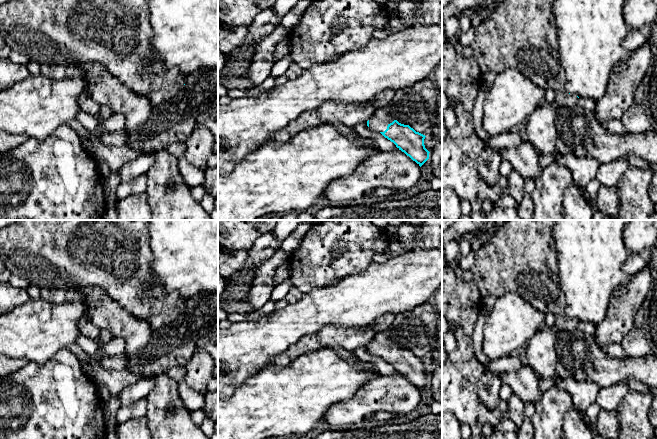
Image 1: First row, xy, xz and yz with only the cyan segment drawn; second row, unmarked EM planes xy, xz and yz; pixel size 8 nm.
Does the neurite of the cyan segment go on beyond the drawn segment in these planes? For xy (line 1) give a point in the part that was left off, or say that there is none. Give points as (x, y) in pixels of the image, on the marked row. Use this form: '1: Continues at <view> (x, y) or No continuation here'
1: No continuation here

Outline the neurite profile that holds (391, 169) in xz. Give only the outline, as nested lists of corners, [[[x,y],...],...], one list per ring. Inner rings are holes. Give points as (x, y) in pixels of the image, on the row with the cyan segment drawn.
[[[401,150],[379,151],[363,161],[351,175],[334,180],[323,196],[343,202],[358,199],[374,188],[408,191],[421,179],[420,176],[419,164]]]

